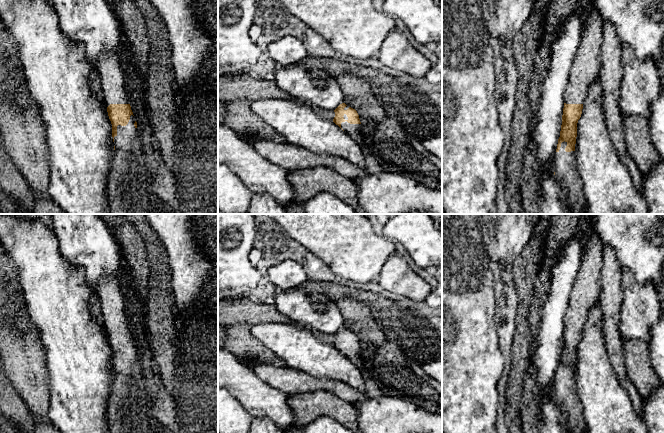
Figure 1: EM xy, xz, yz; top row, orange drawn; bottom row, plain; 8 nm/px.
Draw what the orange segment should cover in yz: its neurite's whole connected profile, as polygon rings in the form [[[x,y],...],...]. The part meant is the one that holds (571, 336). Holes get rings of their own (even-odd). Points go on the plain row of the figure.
[[[596,231],[592,232],[589,240],[585,244],[580,269],[570,294],[568,309],[565,313],[562,349],[556,373],[554,399],[560,411],[560,423],[568,433],[586,433],[583,405],[577,393],[575,368],[577,347],[582,338],[583,326],[586,322],[588,311],[593,305],[599,302],[601,291],[599,278],[603,266],[603,247],[604,243],[598,233]]]

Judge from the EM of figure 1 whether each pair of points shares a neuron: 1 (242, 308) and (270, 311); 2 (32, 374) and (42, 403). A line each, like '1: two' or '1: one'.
1: one
2: one

